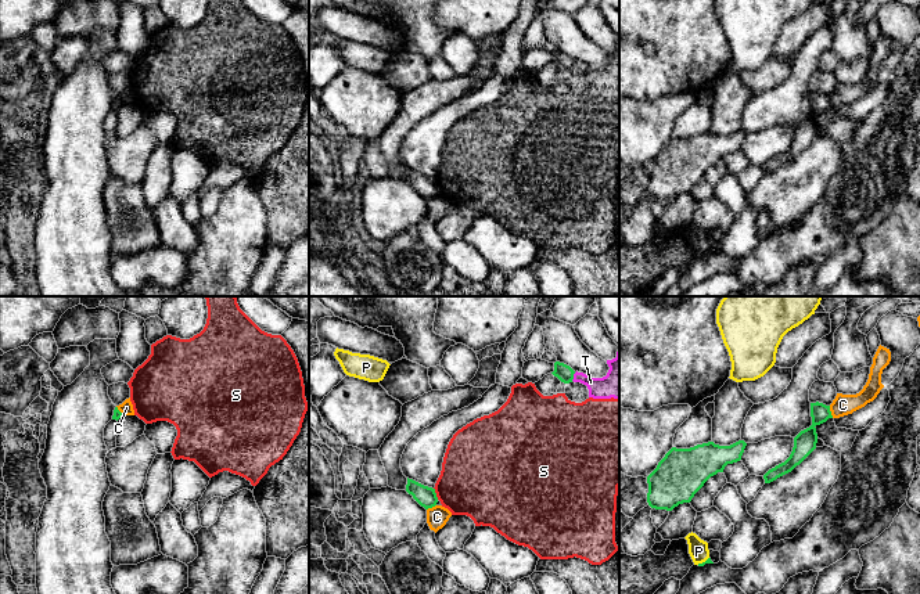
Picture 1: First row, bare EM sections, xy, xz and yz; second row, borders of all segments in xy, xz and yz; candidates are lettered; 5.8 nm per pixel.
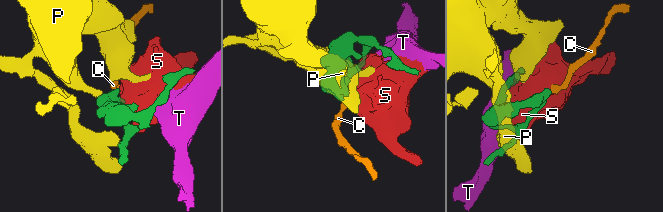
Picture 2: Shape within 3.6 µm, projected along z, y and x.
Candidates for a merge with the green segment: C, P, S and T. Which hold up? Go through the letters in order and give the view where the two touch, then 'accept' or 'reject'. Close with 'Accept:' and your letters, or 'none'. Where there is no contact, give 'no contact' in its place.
C: meets green in yz; reject
P: meets green in yz; reject
S: meets green in xz; reject
T: meets green in xz; reject
Accept: none

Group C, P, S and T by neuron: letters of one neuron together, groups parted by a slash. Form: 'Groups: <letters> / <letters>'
Groups: C / P / S T

